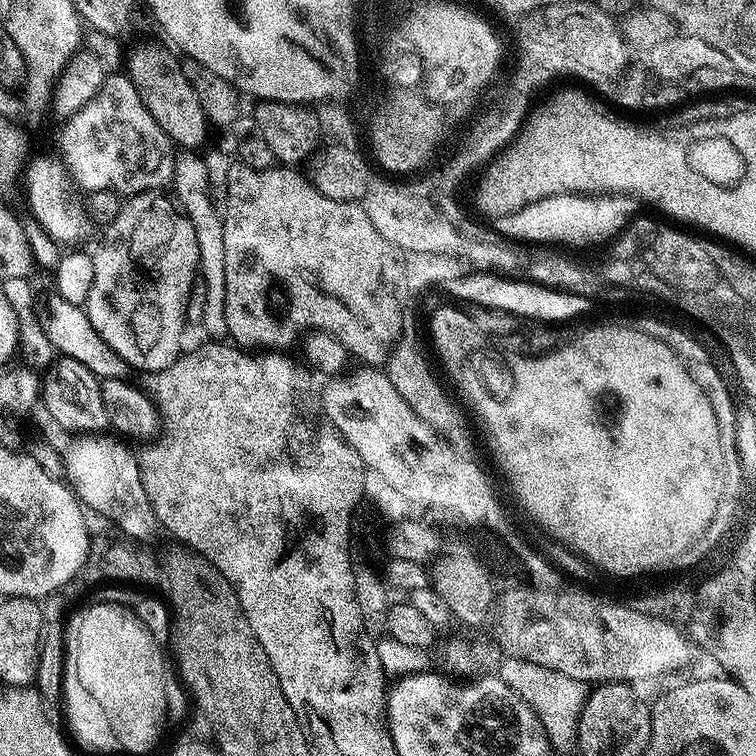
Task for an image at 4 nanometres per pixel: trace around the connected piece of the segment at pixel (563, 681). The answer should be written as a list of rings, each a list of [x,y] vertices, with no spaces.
[[[514,655],[503,660],[498,675],[502,682],[506,682],[506,686],[510,686],[510,690],[514,690],[518,698],[522,698],[522,702],[530,706],[530,710],[534,710],[538,722],[542,722],[546,730],[548,741],[557,753],[573,751],[576,748],[578,722],[582,706],[588,701],[589,685],[578,678],[566,678],[566,674],[558,670],[546,670],[546,666],[538,666]]]

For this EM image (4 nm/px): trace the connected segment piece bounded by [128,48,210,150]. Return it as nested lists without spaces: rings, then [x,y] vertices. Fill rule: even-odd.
[[[142,48],[133,54],[131,60],[129,57],[128,68],[129,66],[132,81],[136,84],[144,105],[150,114],[154,114],[154,122],[162,126],[173,145],[180,150],[200,150],[210,125],[202,110],[202,102],[198,102],[198,94],[194,94],[194,86],[190,86],[186,78],[181,61],[176,61],[164,48]]]

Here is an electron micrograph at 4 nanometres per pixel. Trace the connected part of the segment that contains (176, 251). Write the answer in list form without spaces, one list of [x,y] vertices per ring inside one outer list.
[[[153,190],[127,197],[120,213],[103,232],[100,249],[92,252],[94,280],[86,305],[88,317],[94,322],[94,330],[102,334],[105,342],[128,363],[129,369],[141,368],[147,374],[158,373],[173,364],[182,352],[180,335],[186,328],[187,302],[200,267],[194,226],[167,191]]]

